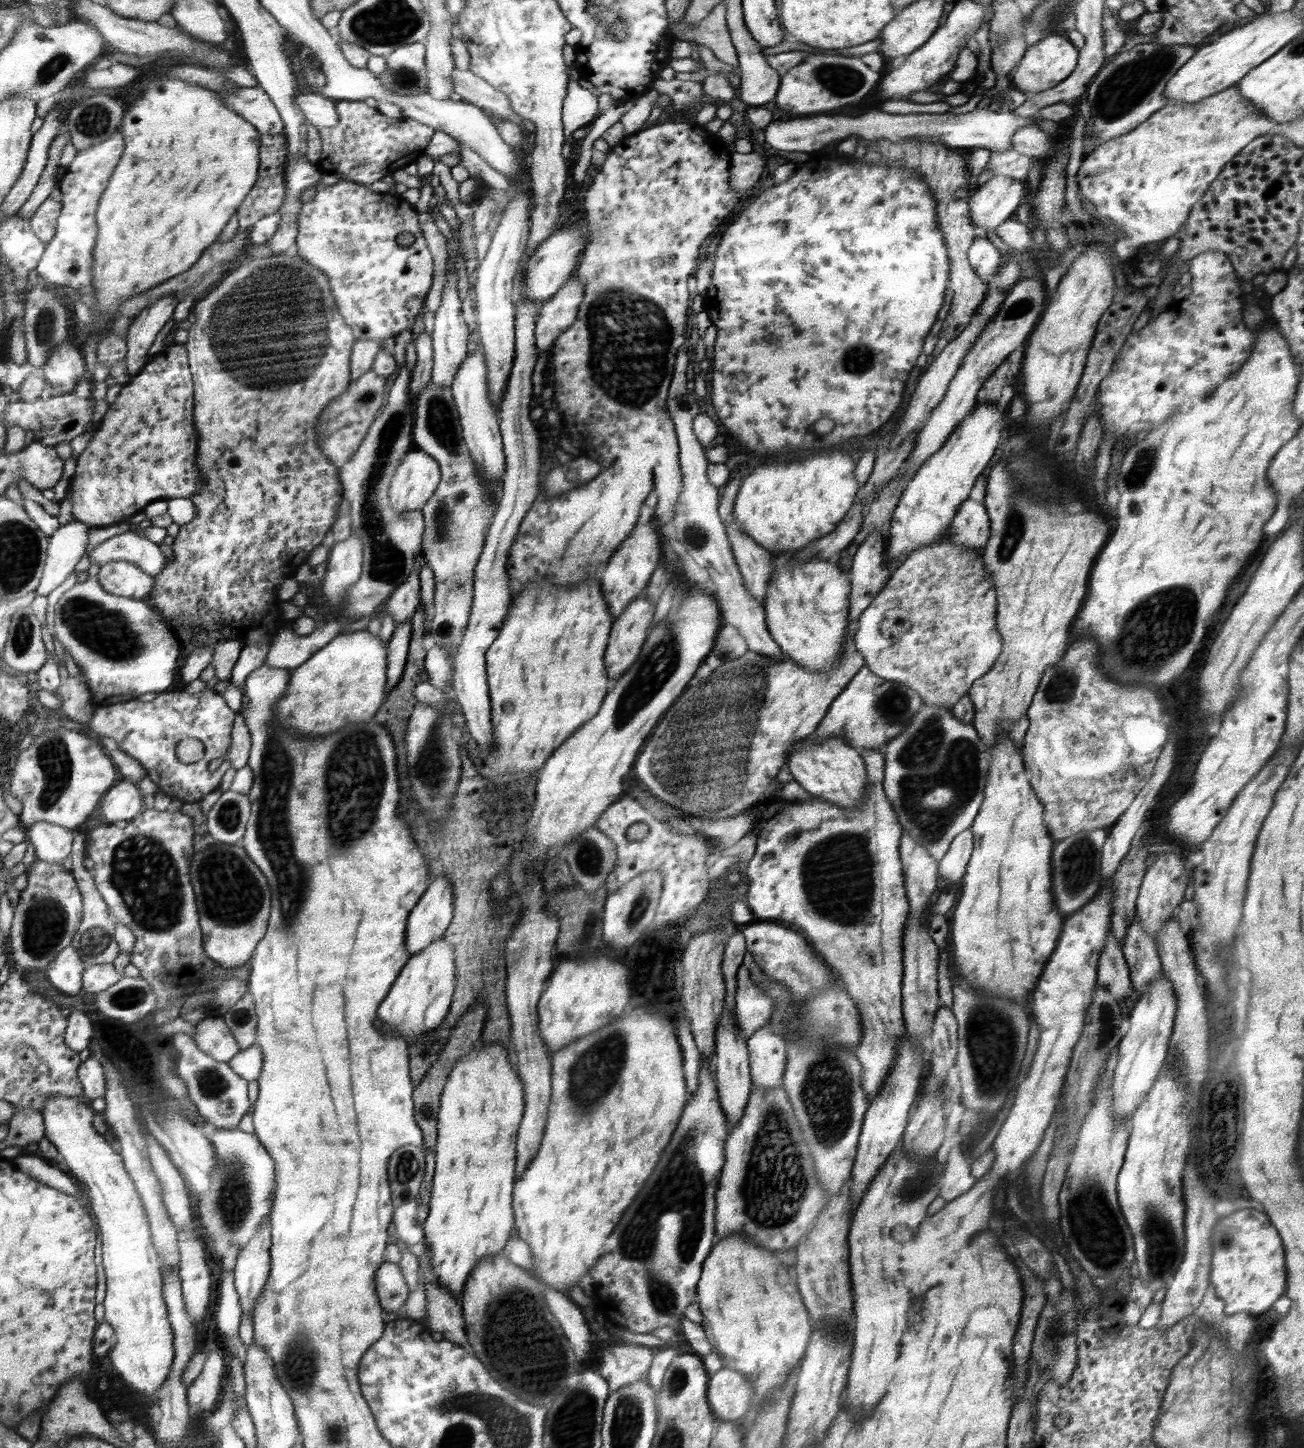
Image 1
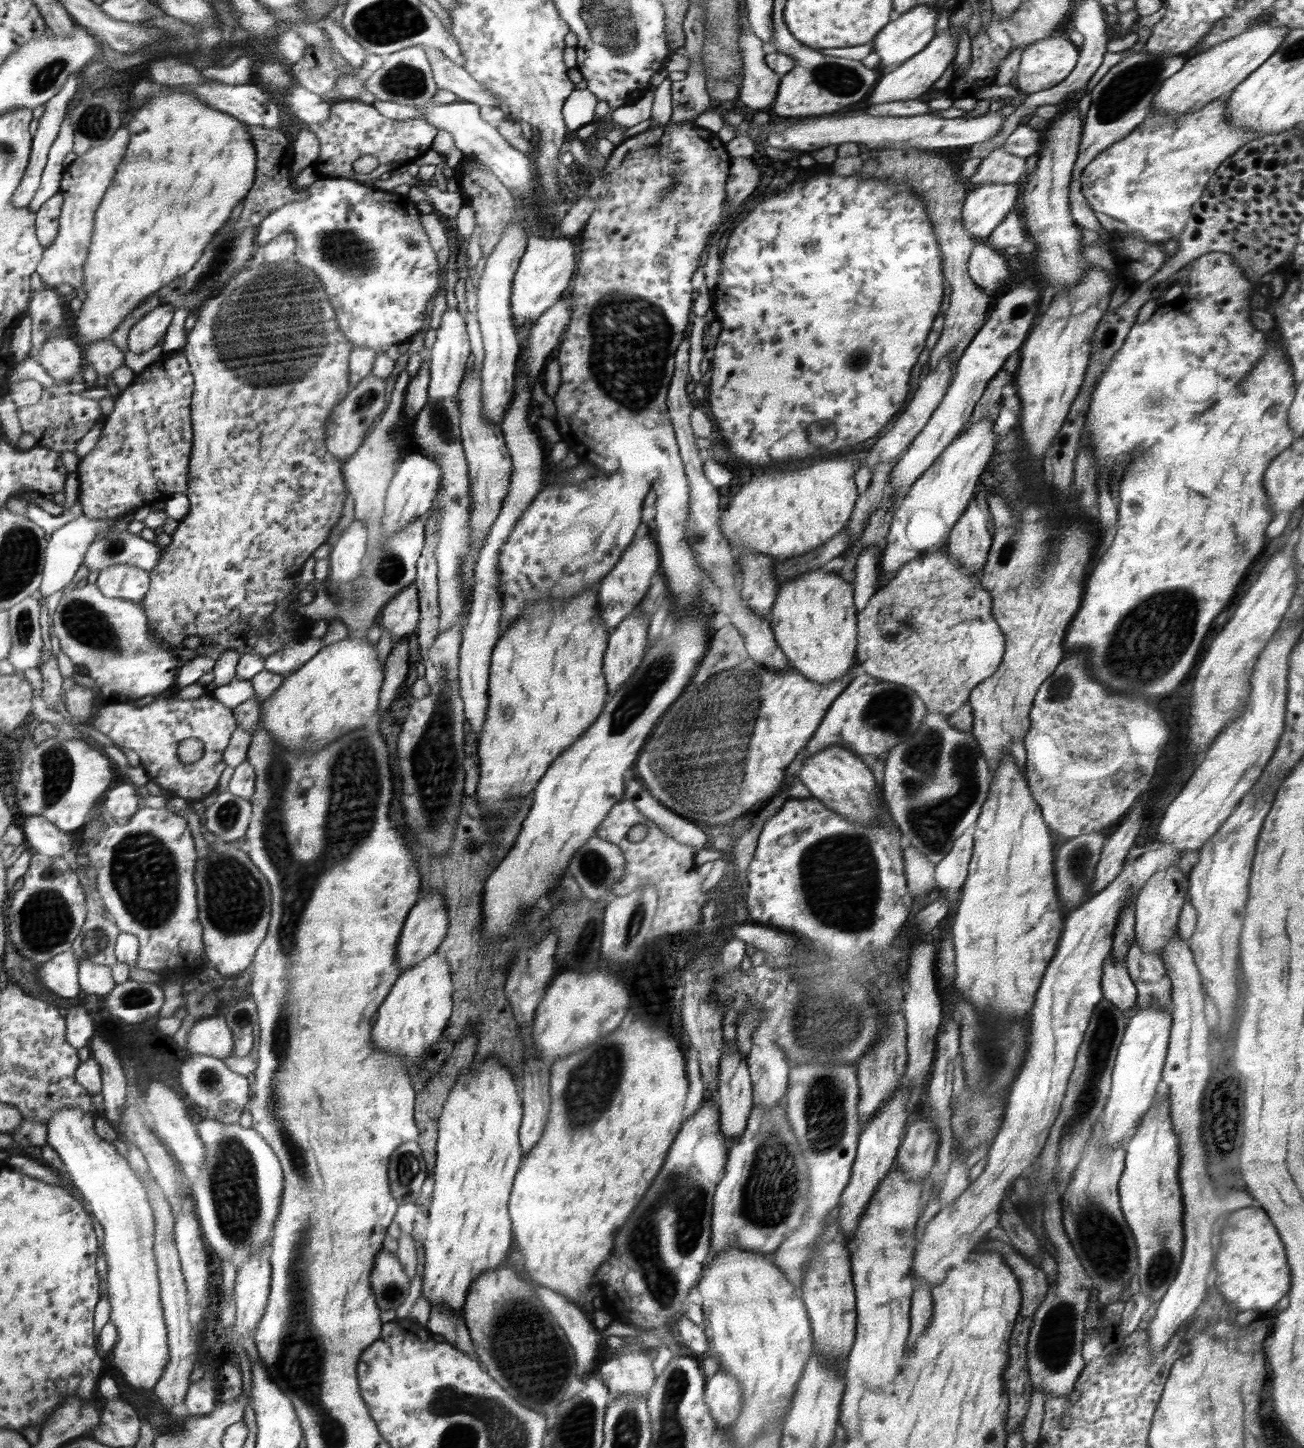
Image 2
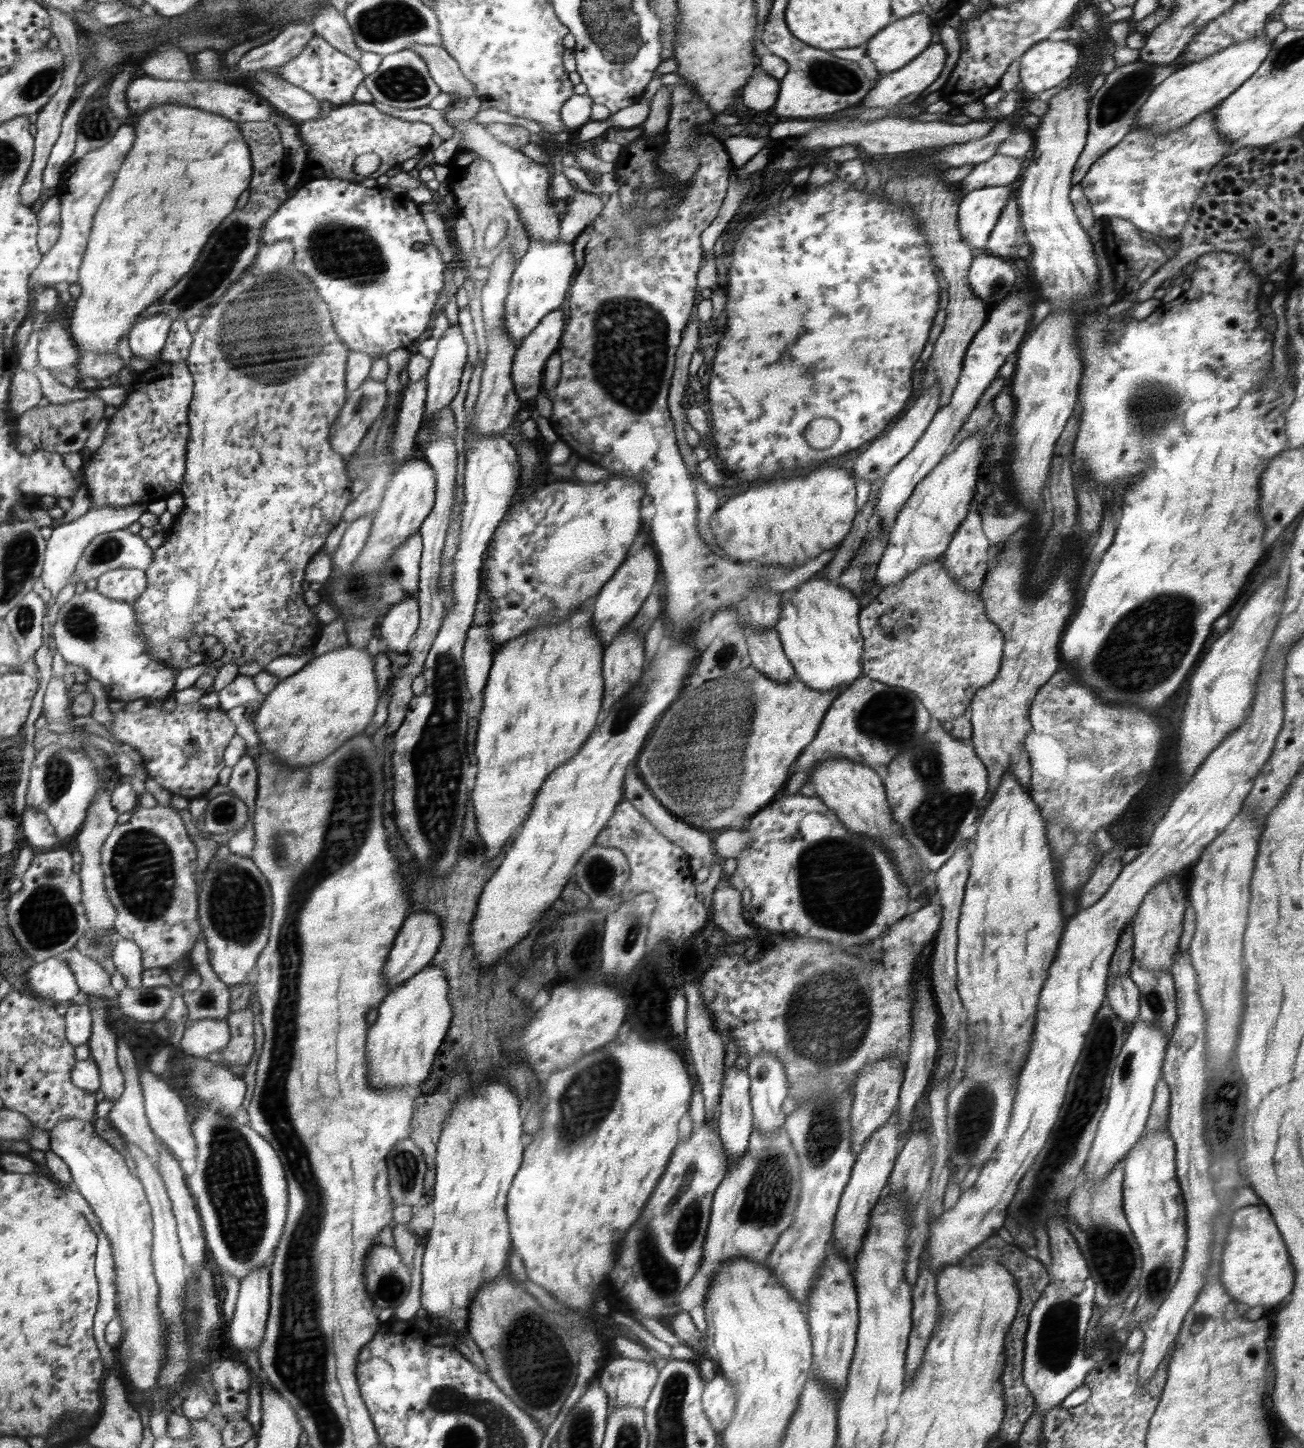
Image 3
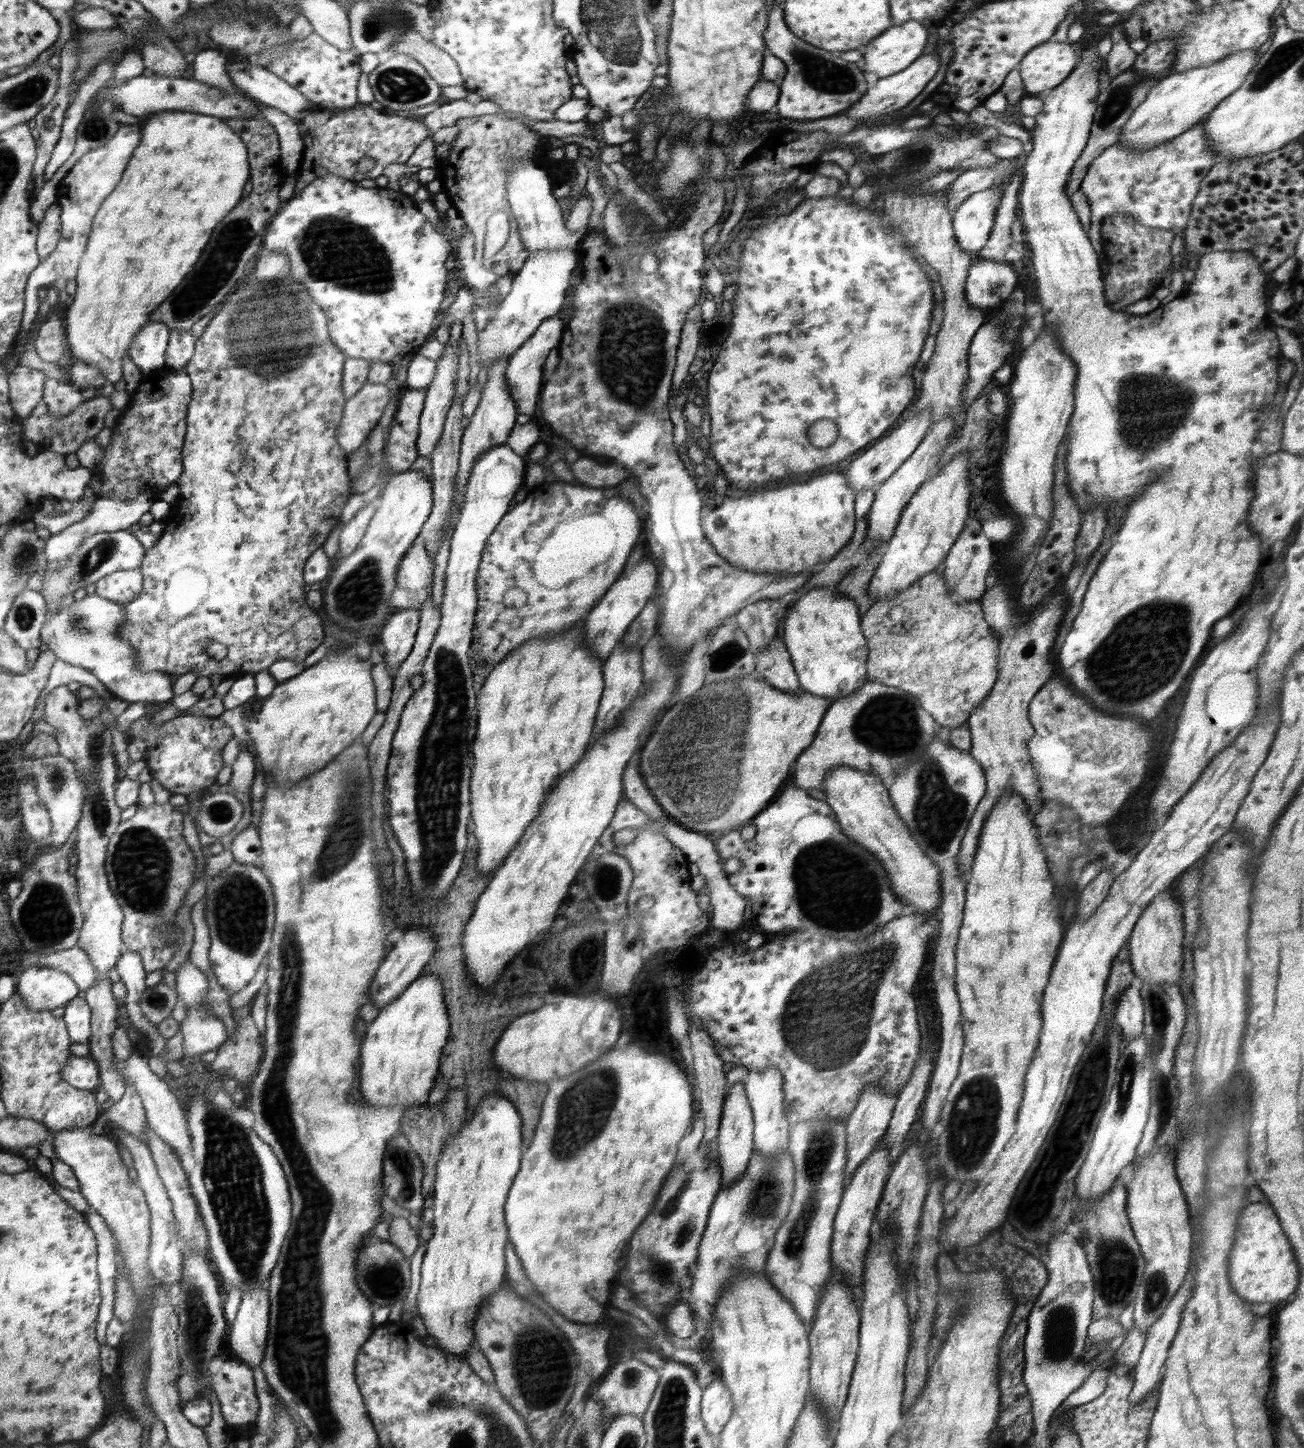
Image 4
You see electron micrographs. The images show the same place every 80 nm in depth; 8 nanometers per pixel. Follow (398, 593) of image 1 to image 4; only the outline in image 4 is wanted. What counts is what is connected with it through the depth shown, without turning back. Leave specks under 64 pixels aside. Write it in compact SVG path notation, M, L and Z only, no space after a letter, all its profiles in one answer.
M400 608L388 618L386 625L380 631L380 644L385 651L383 660L394 676L401 662L406 660L412 651L419 628L419 618L415 608Z

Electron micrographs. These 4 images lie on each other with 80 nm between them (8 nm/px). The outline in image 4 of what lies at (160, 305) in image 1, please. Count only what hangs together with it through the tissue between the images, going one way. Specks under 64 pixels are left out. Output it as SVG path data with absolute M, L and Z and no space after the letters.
M150 320L135 335L134 343L130 347L130 358L143 375L148 375L165 364L169 334L166 324Z

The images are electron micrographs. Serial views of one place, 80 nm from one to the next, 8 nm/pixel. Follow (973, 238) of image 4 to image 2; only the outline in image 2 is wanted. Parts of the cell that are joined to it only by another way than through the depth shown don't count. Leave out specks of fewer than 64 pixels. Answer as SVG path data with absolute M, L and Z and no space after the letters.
M989 182L980 184L968 191L962 210L963 227L976 241L987 243L987 238L999 225L1001 220L1012 210L1020 207L1023 183L1006 184L1005 182Z

